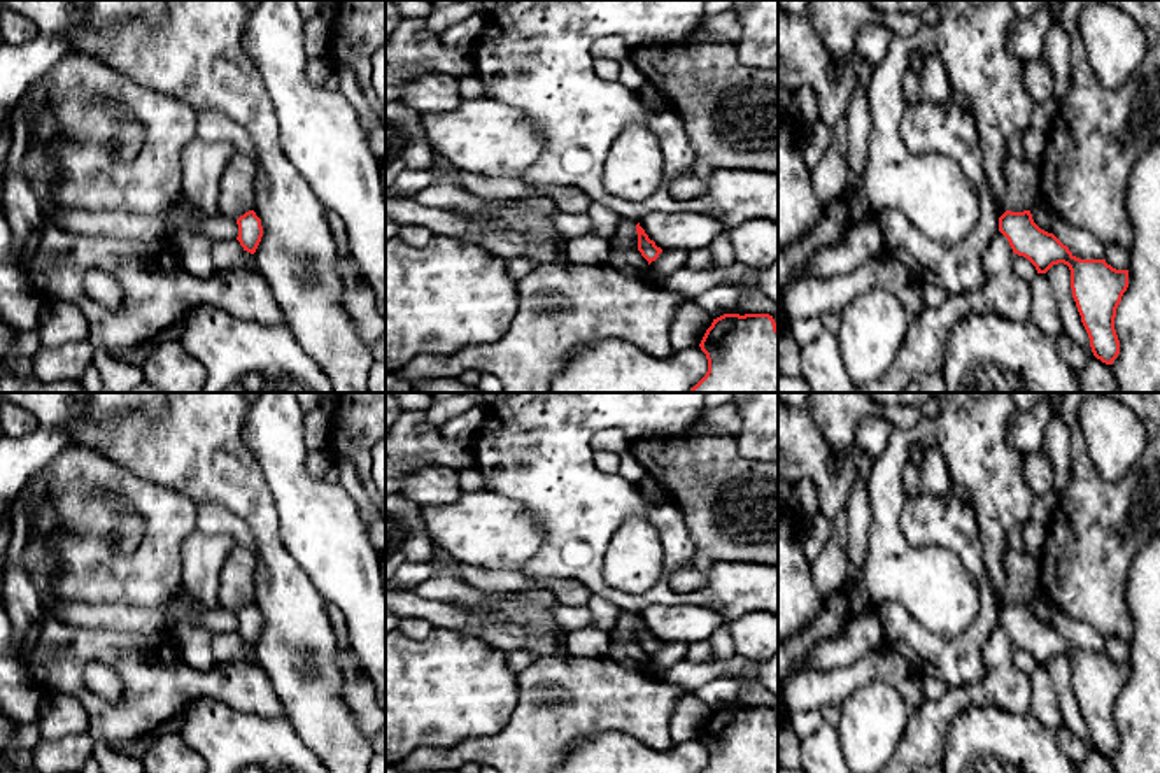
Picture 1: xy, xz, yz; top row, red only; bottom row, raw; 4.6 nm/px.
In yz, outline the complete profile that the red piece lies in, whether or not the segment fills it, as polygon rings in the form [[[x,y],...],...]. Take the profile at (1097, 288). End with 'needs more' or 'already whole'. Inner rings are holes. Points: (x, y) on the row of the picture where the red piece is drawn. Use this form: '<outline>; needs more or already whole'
[[[1006,210],[999,217],[999,231],[1008,238],[1013,252],[1027,258],[1037,273],[1046,273],[1058,263],[1069,266],[1072,298],[1092,352],[1102,363],[1113,365],[1120,354],[1114,317],[1128,287],[1128,270],[1116,270],[1106,259],[1076,258],[1053,233],[1034,223],[1030,210]]]; already whole

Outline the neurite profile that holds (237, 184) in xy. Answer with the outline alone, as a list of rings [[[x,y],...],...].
[[[237,152],[224,167],[219,181],[219,210],[230,219],[238,219],[245,212],[254,209],[254,182],[256,182],[256,163]]]

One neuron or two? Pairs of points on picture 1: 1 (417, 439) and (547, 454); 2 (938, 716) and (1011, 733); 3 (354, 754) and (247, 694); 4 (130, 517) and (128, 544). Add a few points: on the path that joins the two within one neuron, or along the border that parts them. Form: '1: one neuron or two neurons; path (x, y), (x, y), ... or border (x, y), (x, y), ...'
1: two neurons; border (466, 444), (475, 467)
2: two neurons; border (990, 703), (966, 707), (950, 723), (943, 754)
3: two neurons; border (268, 677), (284, 716)
4: one neuron; path (130, 524), (128, 537)

